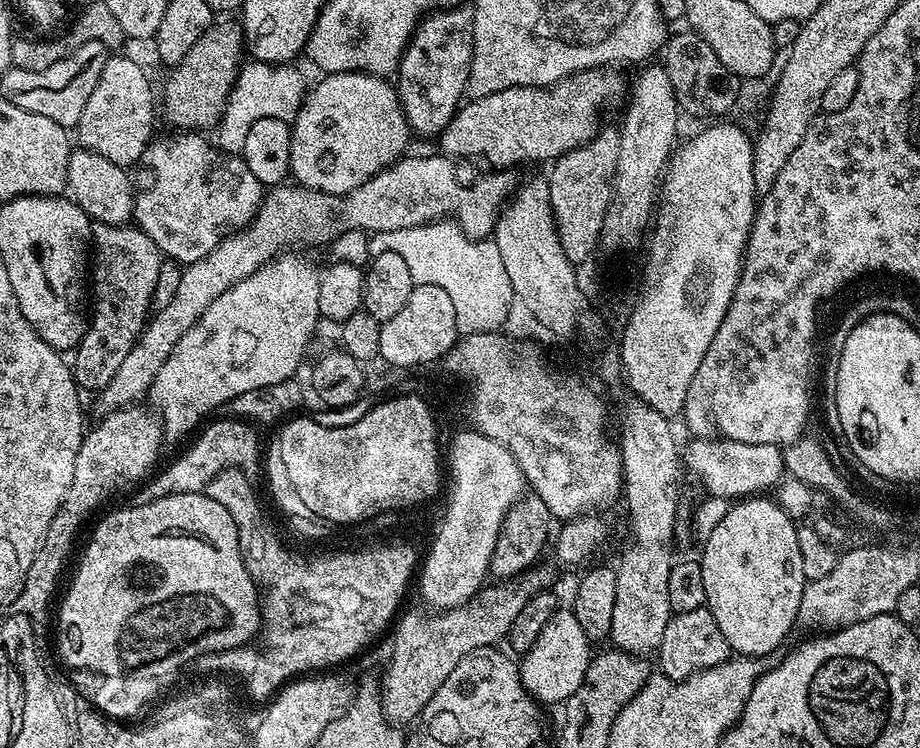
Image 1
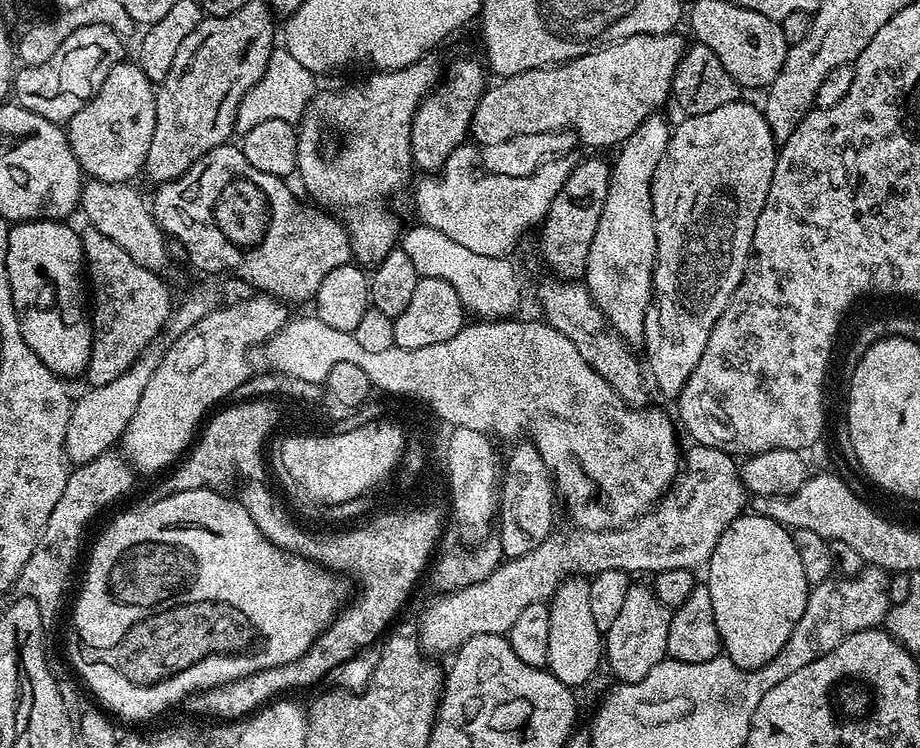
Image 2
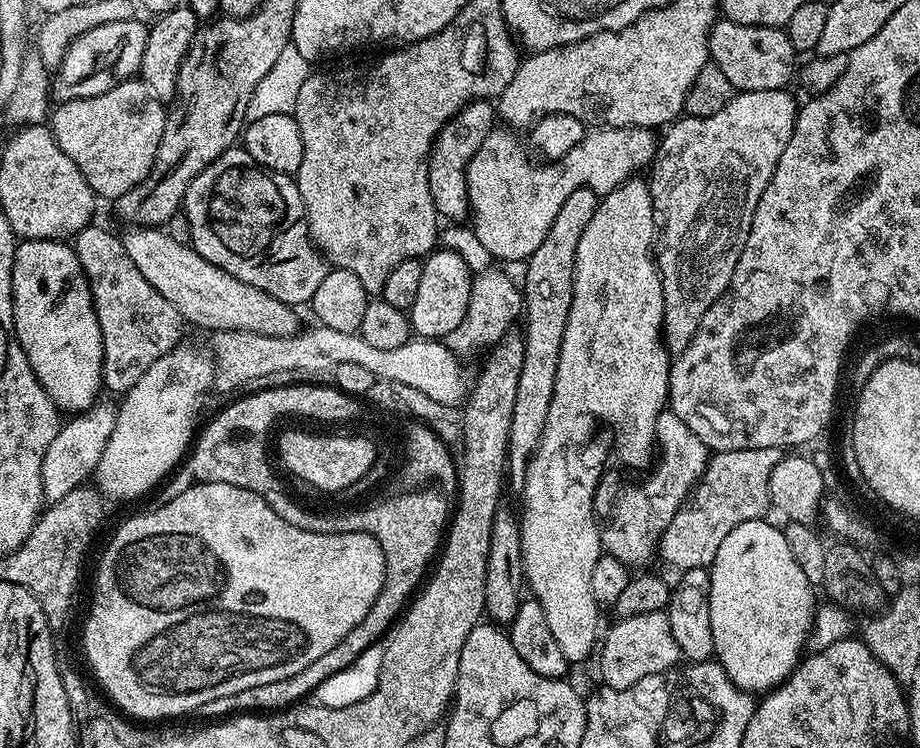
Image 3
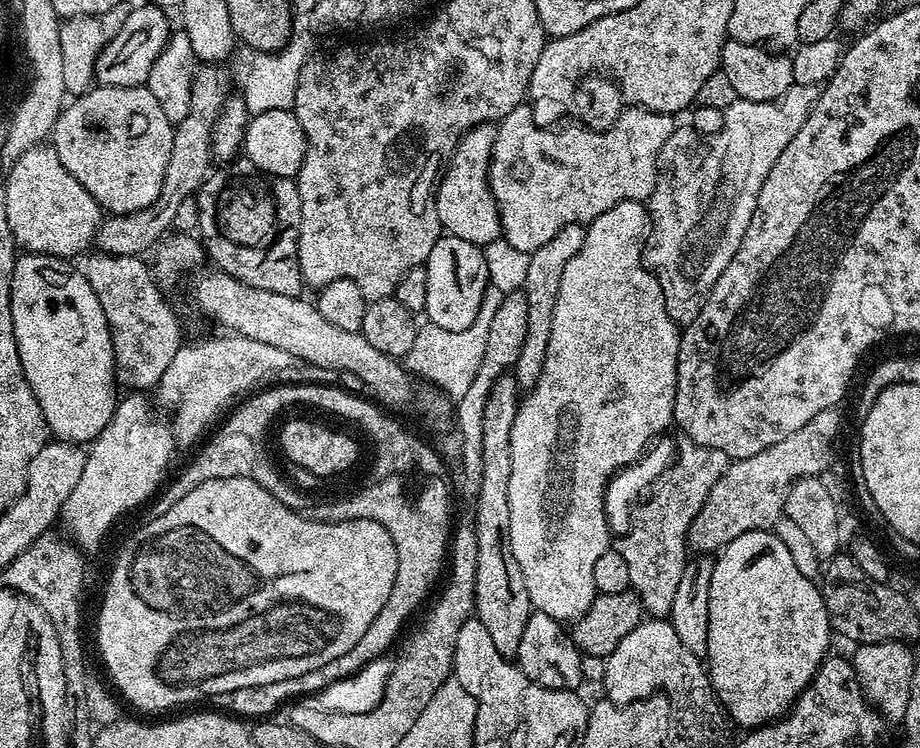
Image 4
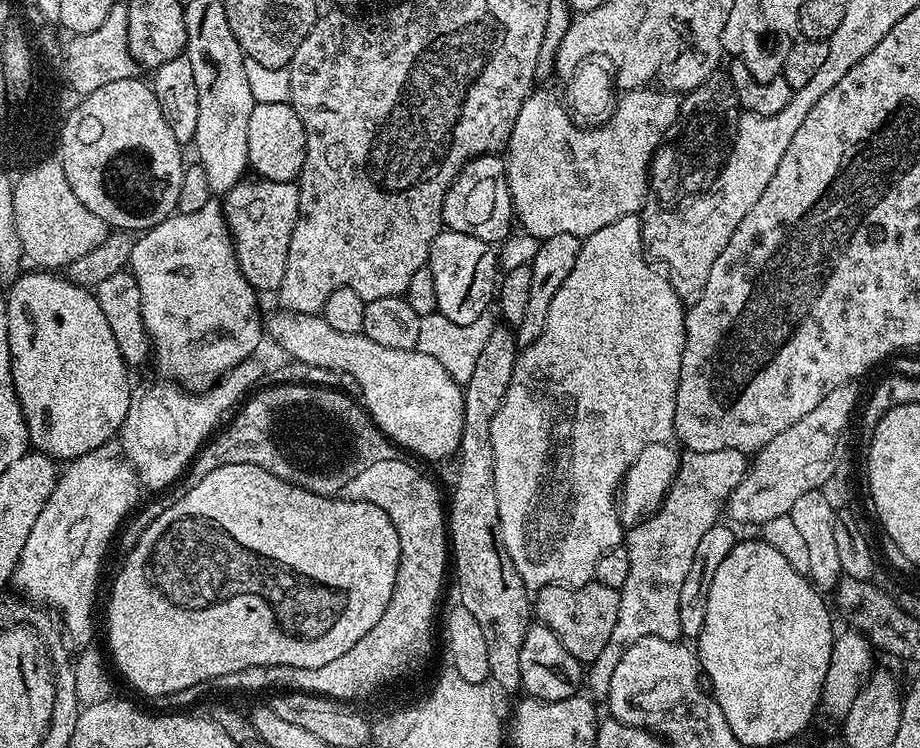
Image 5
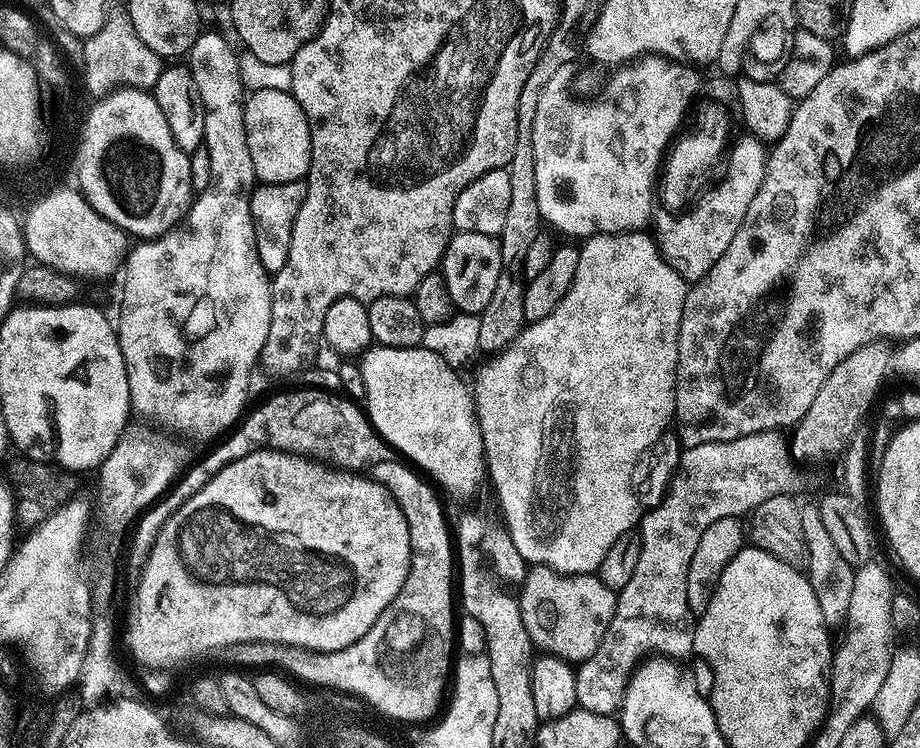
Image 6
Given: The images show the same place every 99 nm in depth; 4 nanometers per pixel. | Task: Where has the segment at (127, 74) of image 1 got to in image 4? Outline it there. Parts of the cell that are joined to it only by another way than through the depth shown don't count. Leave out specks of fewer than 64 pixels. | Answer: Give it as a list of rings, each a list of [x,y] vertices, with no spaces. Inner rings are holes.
[[[93,86],[75,97],[61,111],[52,128],[50,146],[58,154],[62,166],[98,202],[98,206],[114,216],[125,216],[138,210],[146,210],[160,197],[162,182],[166,178],[166,166],[170,162],[170,146],[174,125],[166,118],[162,106],[146,86],[138,88],[110,88]]]

